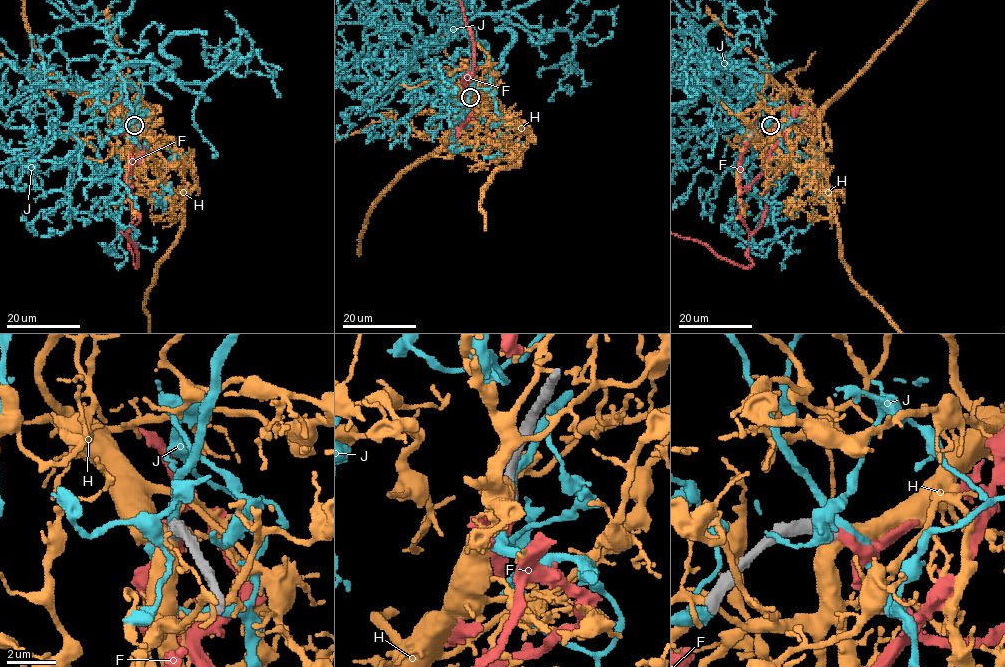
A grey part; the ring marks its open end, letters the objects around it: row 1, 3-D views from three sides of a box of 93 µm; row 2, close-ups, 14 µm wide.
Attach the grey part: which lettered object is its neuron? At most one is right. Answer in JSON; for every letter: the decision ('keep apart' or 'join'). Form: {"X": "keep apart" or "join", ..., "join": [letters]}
{"F": "join", "H": "keep apart", "J": "keep apart", "join": ["F"]}

